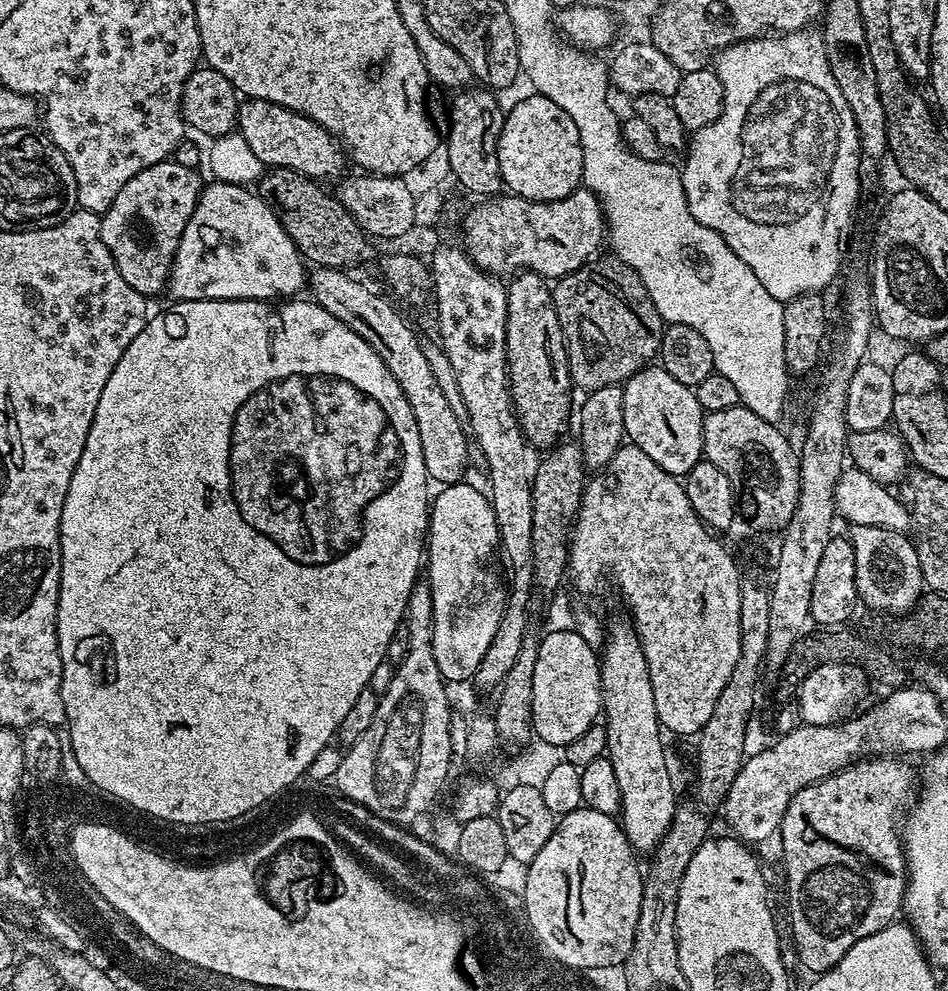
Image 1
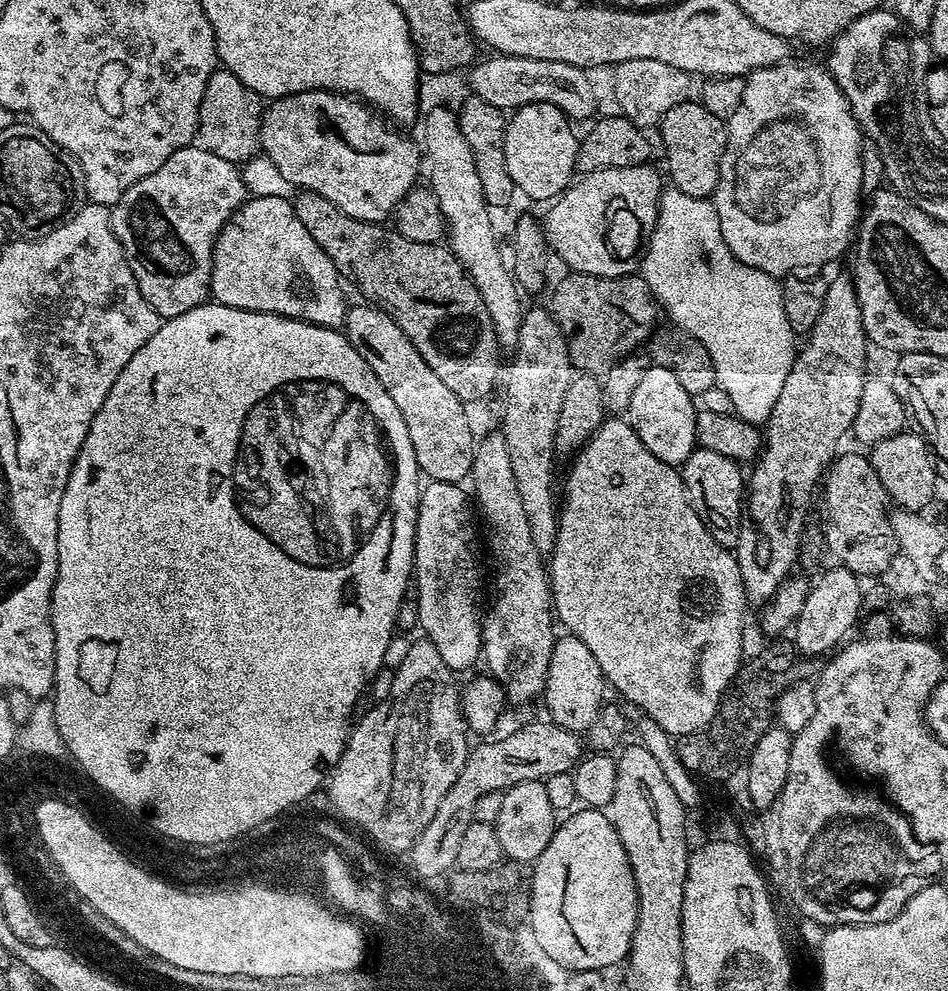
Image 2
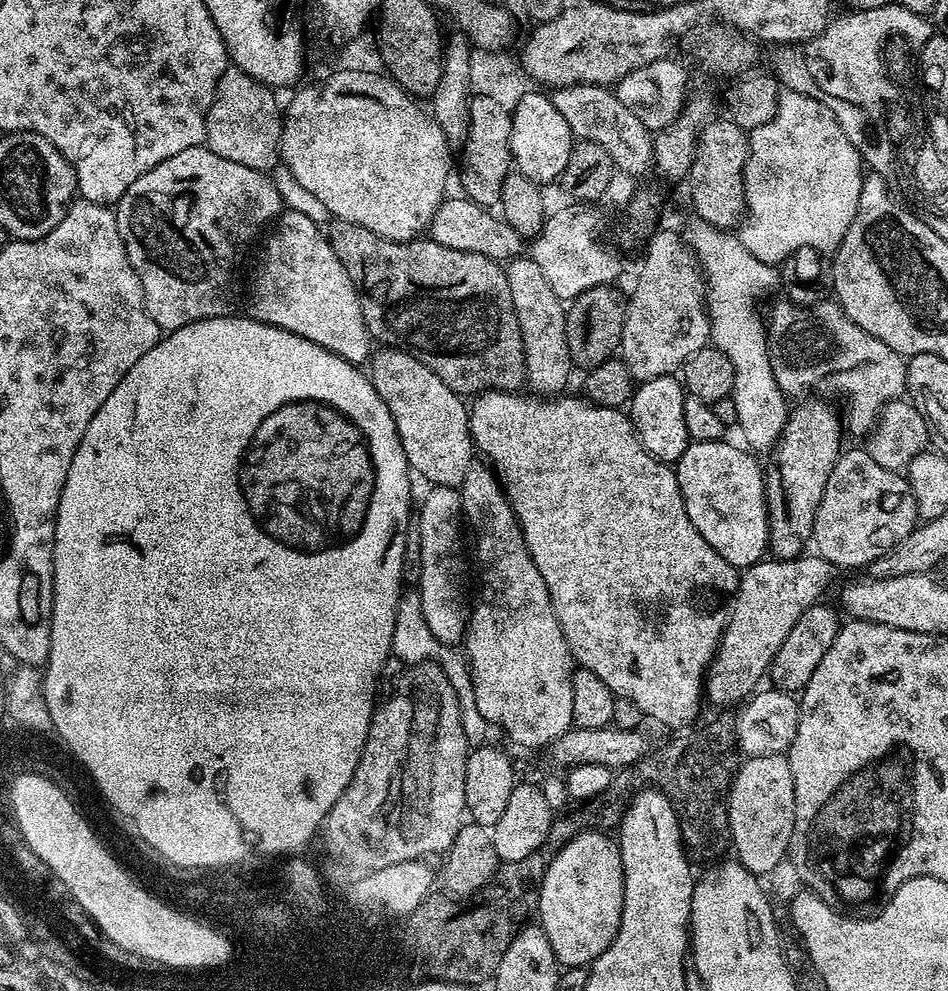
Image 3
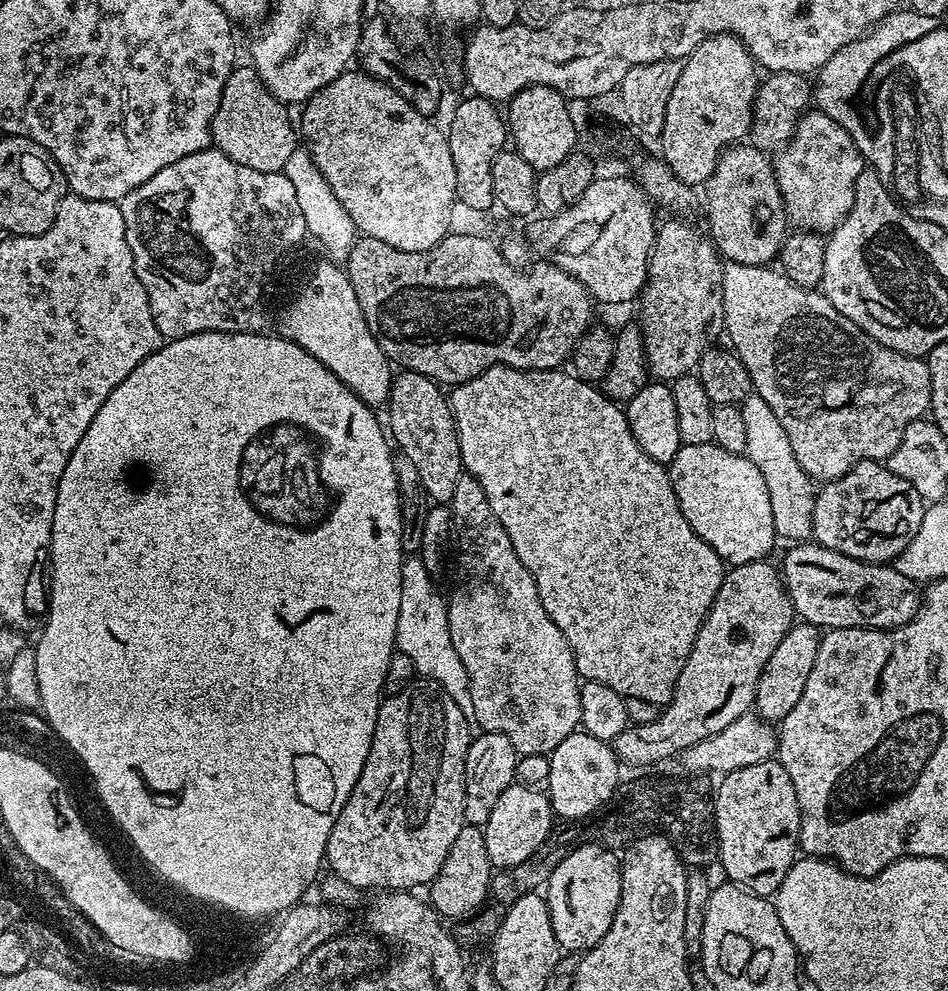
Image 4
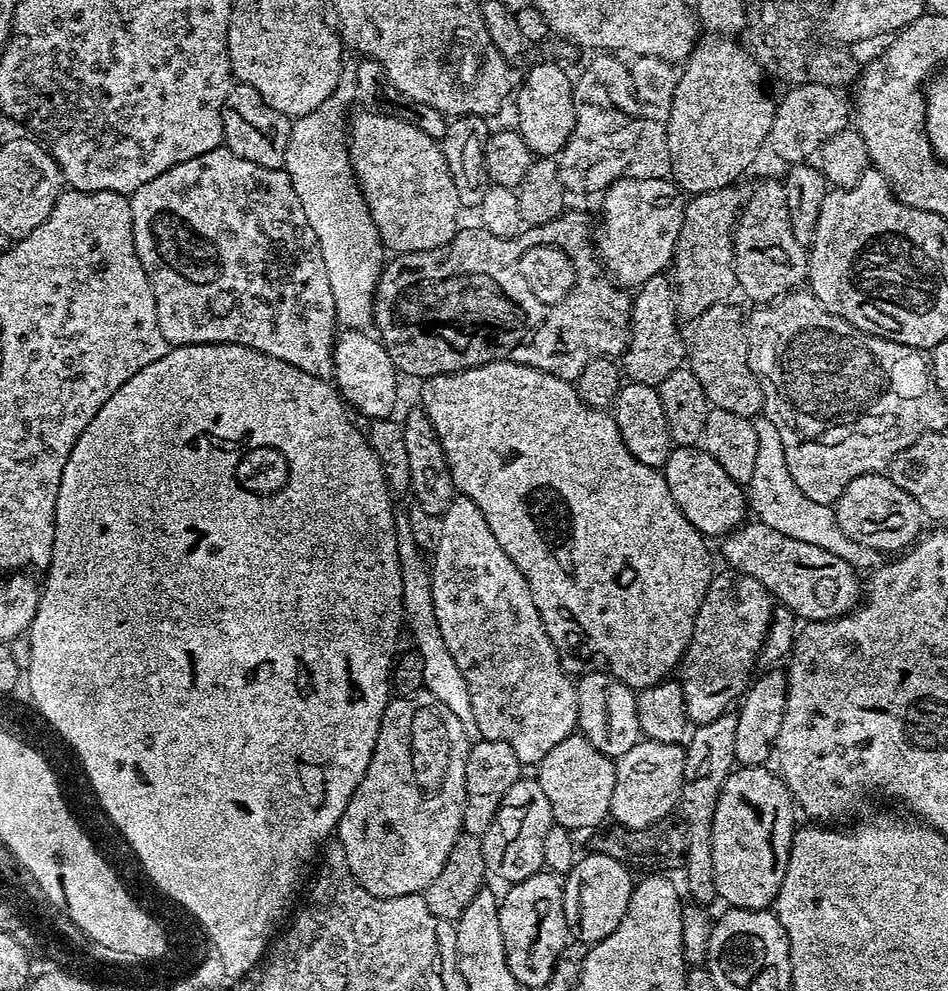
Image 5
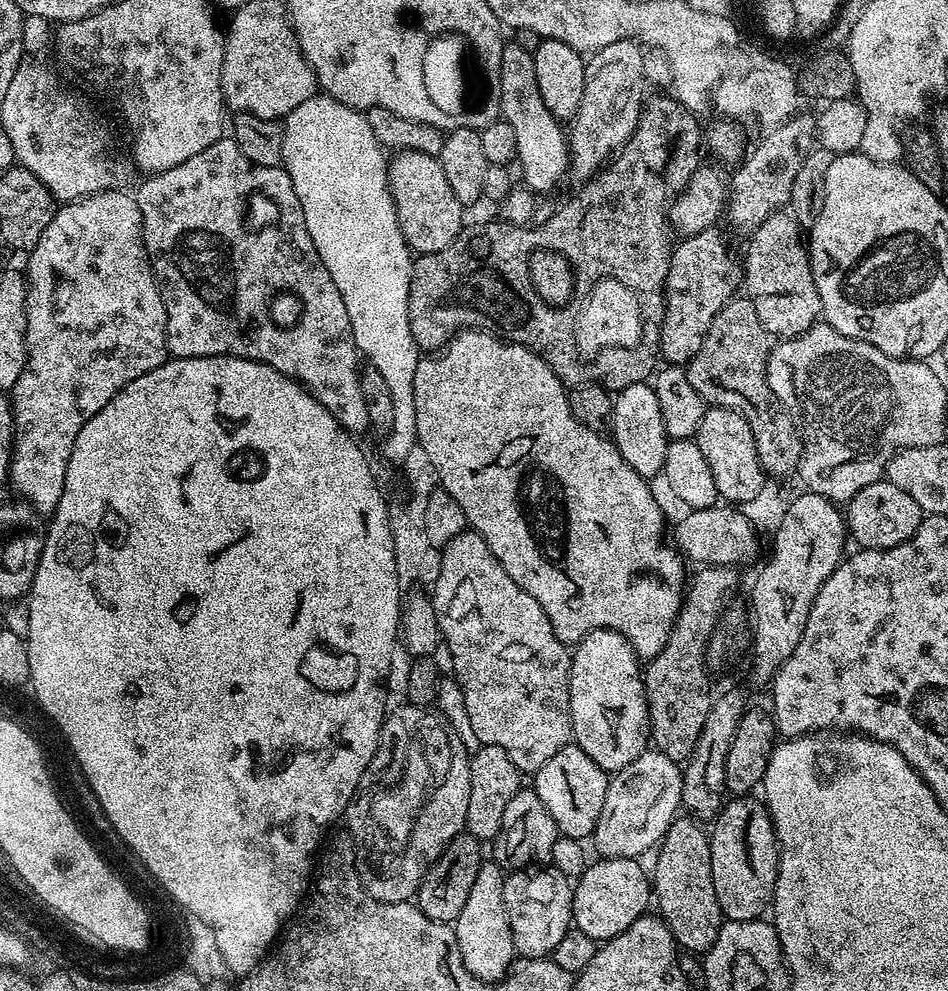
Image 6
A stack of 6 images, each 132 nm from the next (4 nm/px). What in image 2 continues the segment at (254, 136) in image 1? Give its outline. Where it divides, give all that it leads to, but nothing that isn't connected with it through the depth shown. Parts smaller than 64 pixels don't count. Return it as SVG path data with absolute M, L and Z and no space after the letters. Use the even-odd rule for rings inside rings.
M299 92L293 96L282 96L273 99L269 104L272 105L270 105L269 108L267 105L267 107L263 109L260 118L260 148L262 149L263 155L268 156L270 162L274 162L274 166L278 166L282 178L286 178L286 182L290 182L293 189L322 194L322 198L326 198L326 202L334 202L334 206L338 206L338 210L350 214L350 218L358 218L362 222L379 224L387 221L387 216L389 219L389 217L395 213L396 207L404 201L405 196L408 195L408 191L417 183L416 172L418 176L422 168L421 149L417 147L417 145L415 148L406 137L399 136L399 134L396 133L399 131L397 131L395 127L389 126L386 123L385 117L373 111L367 103L338 92Z

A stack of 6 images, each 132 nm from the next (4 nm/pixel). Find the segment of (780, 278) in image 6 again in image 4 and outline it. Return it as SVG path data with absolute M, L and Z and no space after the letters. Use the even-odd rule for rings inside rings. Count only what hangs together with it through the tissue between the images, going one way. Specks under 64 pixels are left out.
M737 142L725 148L714 166L714 174L710 174L708 183L703 185L702 200L704 204L708 203L707 235L725 261L768 266L779 257L780 247L786 237L784 197L780 195L780 187L776 184L771 161L767 160L758 149L751 148L748 142Z

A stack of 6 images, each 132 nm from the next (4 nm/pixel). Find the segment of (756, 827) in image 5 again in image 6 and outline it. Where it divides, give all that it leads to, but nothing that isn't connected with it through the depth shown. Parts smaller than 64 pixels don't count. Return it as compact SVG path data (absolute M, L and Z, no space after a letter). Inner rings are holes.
M745 794L729 799L720 809L710 828L712 872L723 915L728 920L755 920L769 911L776 885L780 849L776 846L776 831L772 815L763 799Z

